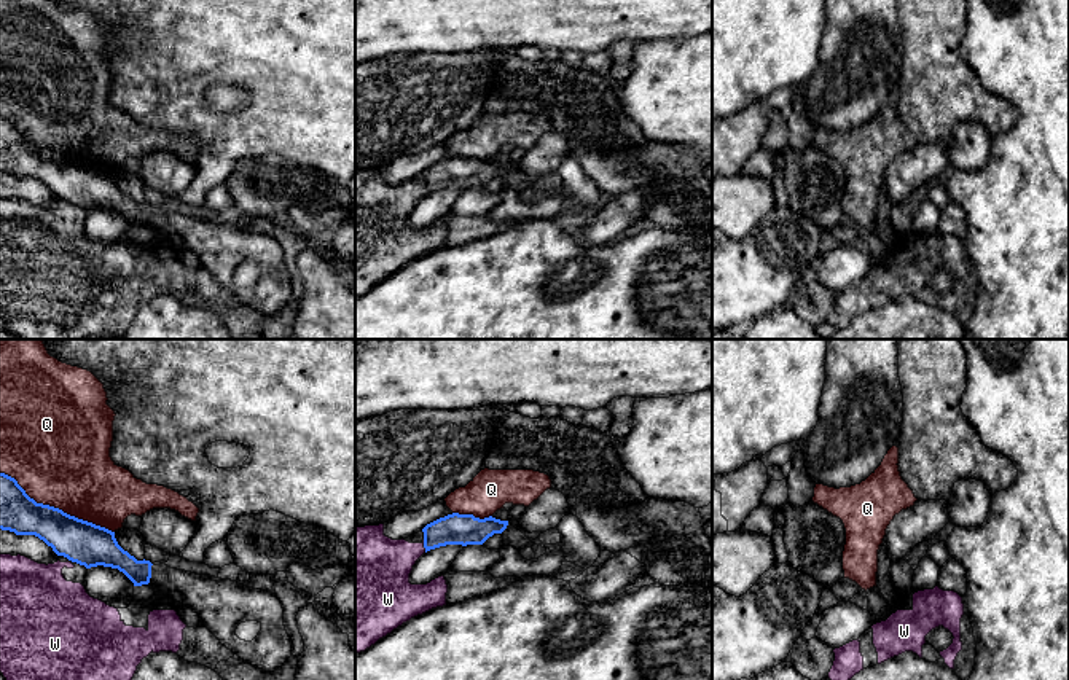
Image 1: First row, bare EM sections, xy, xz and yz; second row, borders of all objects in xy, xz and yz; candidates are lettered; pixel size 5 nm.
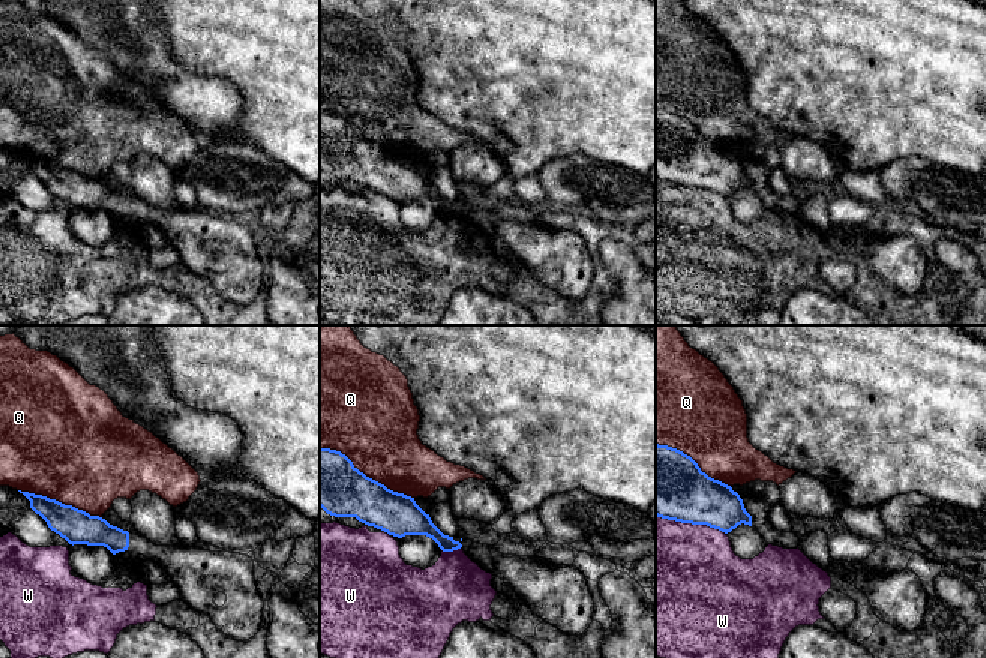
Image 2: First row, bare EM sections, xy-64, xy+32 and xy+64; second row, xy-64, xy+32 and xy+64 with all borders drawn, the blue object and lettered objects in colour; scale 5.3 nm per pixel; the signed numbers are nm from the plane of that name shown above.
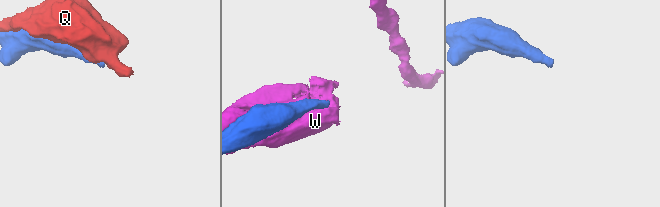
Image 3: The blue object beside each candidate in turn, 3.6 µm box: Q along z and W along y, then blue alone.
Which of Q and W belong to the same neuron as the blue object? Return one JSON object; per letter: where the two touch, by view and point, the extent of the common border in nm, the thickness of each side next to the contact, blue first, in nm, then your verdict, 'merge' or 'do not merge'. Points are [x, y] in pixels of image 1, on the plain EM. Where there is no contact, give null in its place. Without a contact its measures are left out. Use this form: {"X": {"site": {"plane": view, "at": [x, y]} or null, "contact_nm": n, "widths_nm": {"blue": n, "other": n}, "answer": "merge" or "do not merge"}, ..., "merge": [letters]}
{"Q": {"site": {"plane": "xy", "at": [56, 152]}, "contact_nm": 650, "widths_nm": {"blue": 220, "other": 480}, "answer": "do not merge"}, "W": {"site": {"plane": "xz", "at": [424, 190]}, "contact_nm": 70, "widths_nm": {"blue": 160, "other": 320}, "answer": "do not merge"}, "merge": []}

